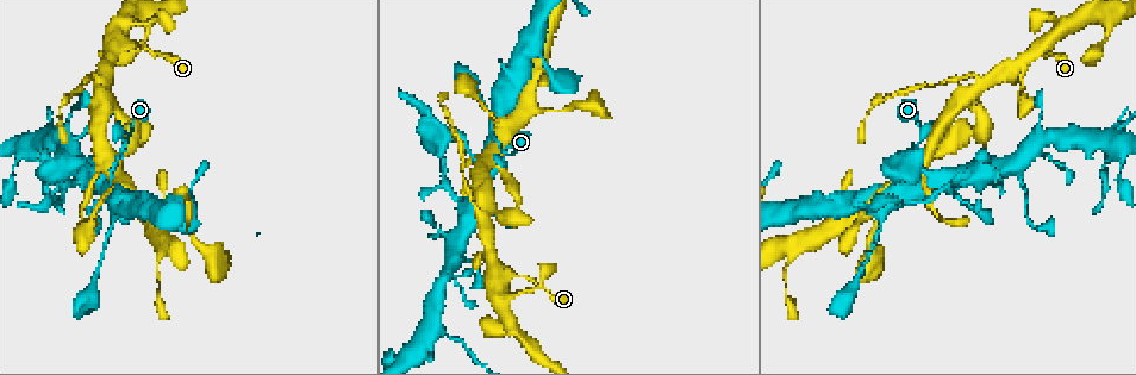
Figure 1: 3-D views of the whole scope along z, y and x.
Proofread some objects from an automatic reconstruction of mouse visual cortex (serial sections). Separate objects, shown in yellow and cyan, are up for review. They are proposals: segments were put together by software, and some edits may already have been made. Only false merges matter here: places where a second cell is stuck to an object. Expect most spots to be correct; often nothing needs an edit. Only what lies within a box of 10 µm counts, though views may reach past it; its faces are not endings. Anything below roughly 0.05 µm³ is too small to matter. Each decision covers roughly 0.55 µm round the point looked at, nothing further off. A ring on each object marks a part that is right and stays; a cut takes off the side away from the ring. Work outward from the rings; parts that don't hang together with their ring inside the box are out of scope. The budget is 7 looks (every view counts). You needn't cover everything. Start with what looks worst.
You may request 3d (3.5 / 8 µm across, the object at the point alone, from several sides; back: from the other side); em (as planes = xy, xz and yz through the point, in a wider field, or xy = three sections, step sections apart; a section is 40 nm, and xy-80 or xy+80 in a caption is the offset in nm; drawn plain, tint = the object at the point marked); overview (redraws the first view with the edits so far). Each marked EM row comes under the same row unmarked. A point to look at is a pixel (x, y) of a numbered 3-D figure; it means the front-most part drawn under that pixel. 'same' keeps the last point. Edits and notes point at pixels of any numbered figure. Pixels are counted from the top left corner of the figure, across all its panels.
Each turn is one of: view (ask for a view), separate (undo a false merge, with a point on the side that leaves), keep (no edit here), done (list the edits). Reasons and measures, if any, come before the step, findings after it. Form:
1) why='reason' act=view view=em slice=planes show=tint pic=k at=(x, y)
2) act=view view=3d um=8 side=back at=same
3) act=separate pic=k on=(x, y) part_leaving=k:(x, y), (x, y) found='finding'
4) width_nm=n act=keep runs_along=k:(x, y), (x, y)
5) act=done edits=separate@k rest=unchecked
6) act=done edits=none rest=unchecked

why='a fork' act=view view=3d um=8 pic=1 at=(84, 183)

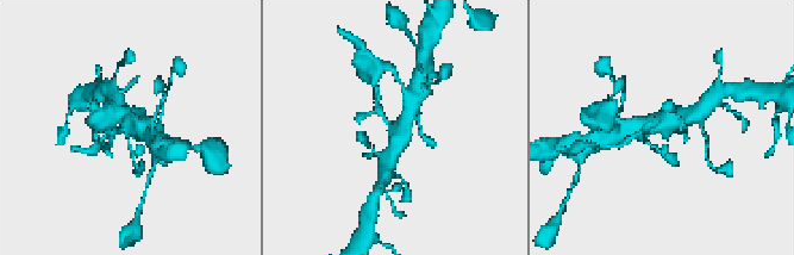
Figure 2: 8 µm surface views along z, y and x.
act=view view=3d um=3.5 side=back at=same

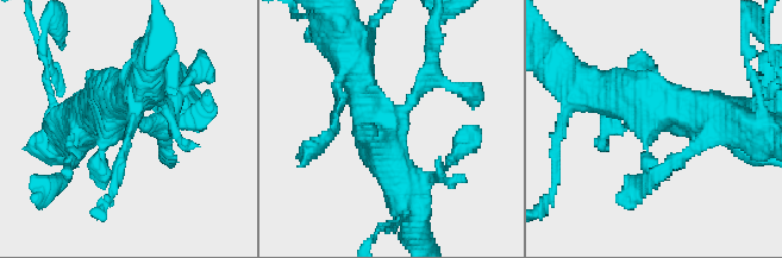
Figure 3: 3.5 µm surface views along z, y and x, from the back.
why='now the EM' act=view view=em slice=xy step=1 show=tint pic=3 at=(664, 120)

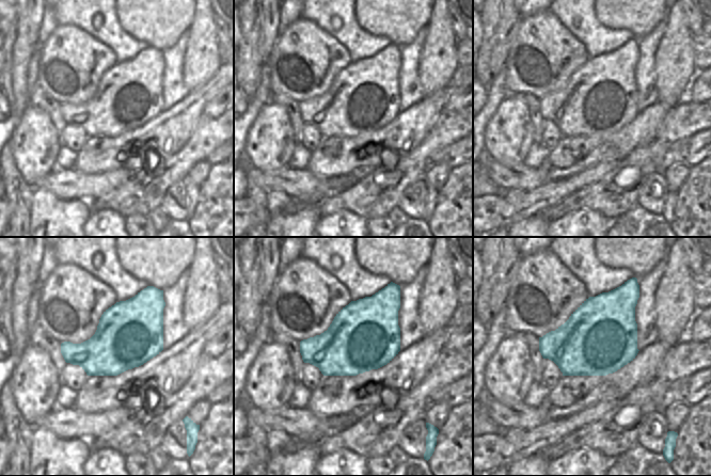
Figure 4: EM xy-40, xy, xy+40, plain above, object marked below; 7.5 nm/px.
width_nm=500 act=keep runs_along=3:(350, 56), (371, 126), (405, 194) found='continuous, no second cell'

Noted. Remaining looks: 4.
why='arms part here' act=view view=3d um=8 pic=1 at=(506, 275)

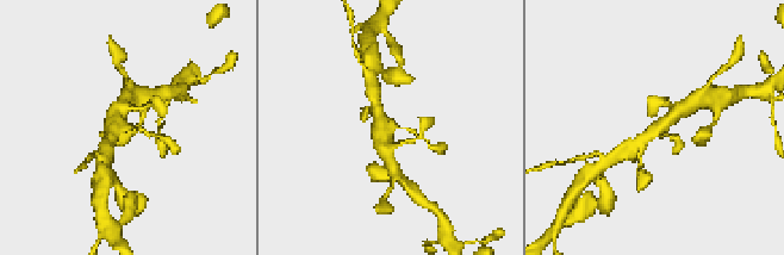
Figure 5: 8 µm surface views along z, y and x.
act=view view=em slice=xy step=1 show=tint at=same

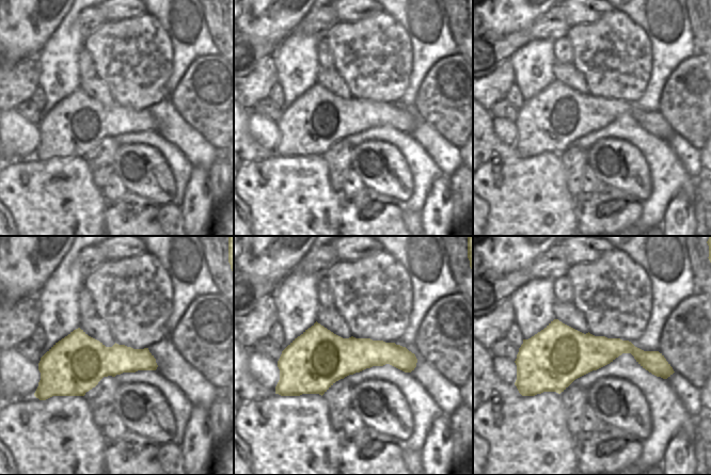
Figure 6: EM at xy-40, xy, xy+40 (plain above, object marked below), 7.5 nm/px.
arms=3 act=keep runs_along=5:(422, 137), (405, 128), (383, 125), (377, 105) found='continuous, no second cell'

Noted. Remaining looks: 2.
why='a narrow waist' act=view view=3d um=8 pic=1 at=(816, 208)

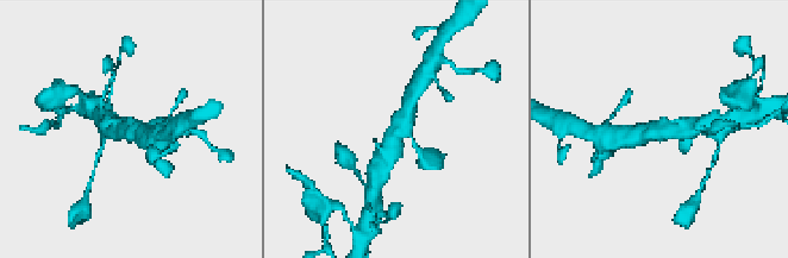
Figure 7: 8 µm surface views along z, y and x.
arms=3 arm_widths_nm=150,500,500 act=view view=em slice=xy step=5 show=tint at=same

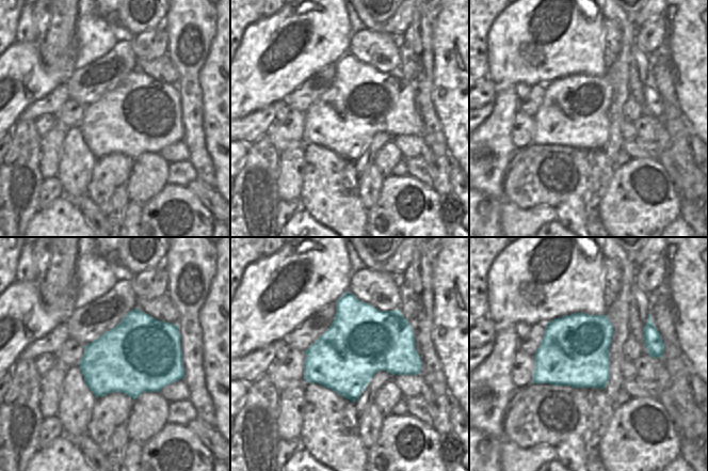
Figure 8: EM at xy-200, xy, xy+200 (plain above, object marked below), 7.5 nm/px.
act=keep runs_along=7:(385, 159), (410, 101) found='all the same cell'

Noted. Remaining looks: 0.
act=done edits=none rest=unchecked

